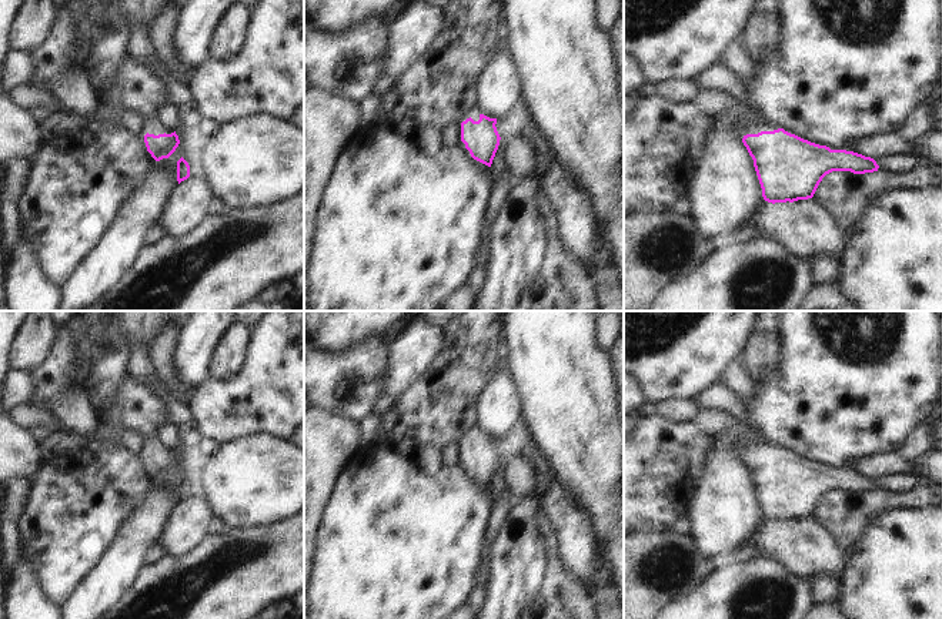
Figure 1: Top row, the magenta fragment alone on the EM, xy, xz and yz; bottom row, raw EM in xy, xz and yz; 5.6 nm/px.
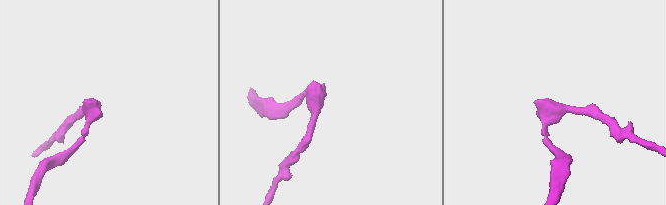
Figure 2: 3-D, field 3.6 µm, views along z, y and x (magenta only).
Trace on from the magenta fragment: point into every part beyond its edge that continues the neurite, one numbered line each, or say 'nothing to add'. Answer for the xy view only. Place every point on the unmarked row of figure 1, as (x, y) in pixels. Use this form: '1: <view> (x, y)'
1: xy (153, 442)

